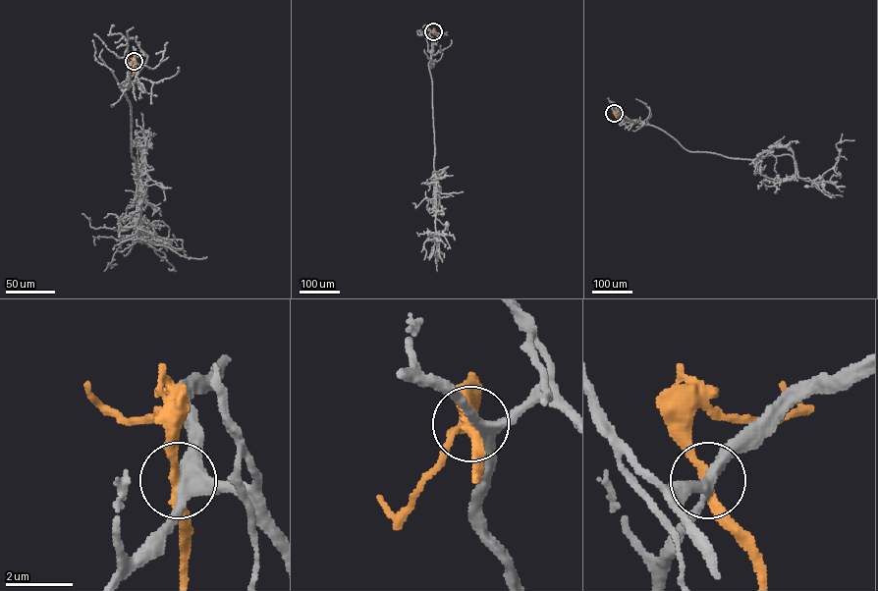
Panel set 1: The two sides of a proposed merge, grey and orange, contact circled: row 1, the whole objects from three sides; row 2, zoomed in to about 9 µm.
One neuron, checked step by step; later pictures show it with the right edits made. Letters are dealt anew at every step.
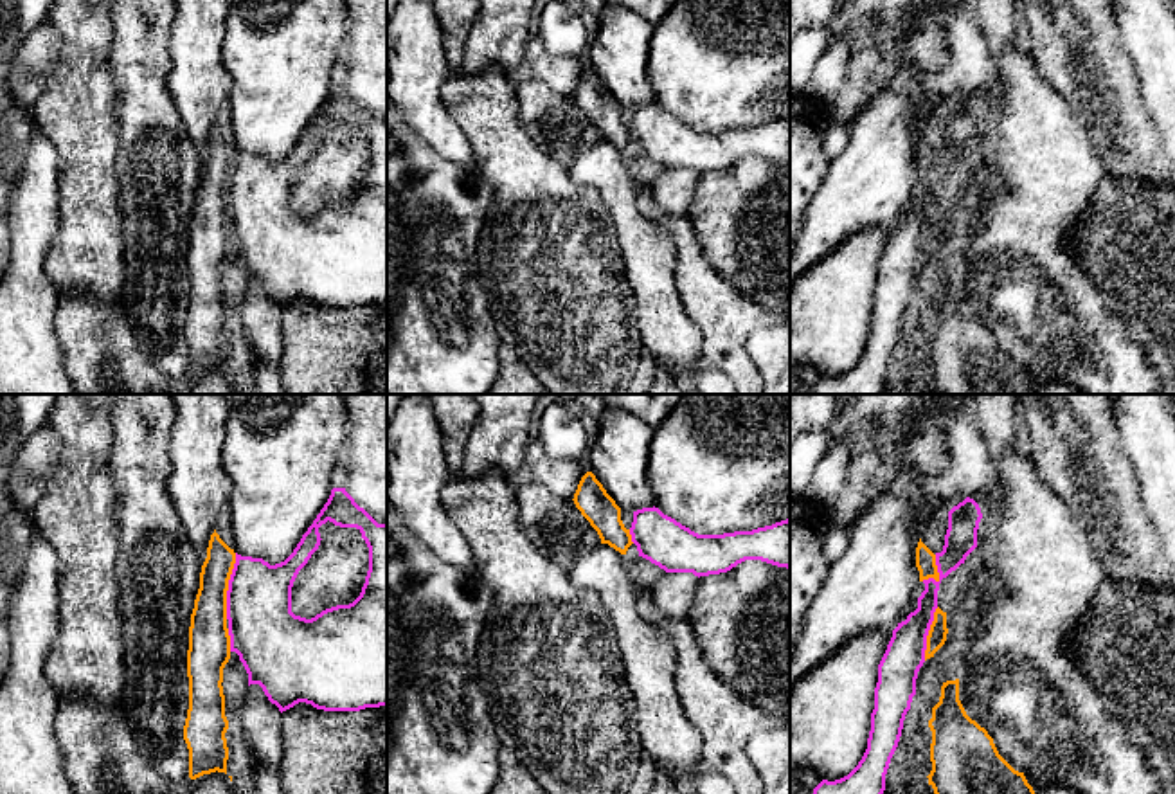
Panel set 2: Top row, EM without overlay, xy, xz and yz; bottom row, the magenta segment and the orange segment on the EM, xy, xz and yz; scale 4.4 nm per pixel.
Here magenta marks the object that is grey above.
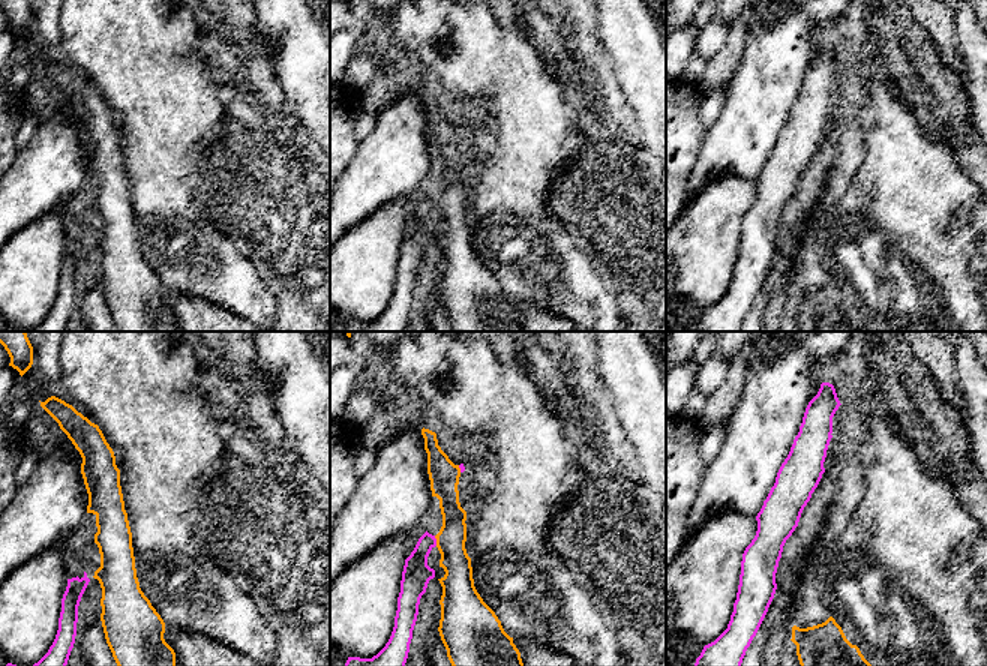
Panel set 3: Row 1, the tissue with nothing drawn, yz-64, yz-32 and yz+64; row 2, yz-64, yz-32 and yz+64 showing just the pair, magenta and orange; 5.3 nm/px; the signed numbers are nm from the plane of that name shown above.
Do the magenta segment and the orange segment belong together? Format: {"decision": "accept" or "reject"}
{"decision": "reject"}

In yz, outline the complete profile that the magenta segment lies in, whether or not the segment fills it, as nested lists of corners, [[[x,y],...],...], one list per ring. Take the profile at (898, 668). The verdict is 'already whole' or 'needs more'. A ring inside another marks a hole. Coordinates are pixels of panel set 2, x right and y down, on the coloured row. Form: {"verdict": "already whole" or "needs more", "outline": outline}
{"verdict": "already whole", "outline": [[[970,497],[948,511],[945,546],[941,553],[936,553],[939,580],[923,580],[925,591],[918,598],[918,609],[892,630],[878,664],[867,749],[848,776],[835,781],[822,780],[813,794],[883,794],[885,774],[916,695],[918,672],[925,663],[927,636],[937,609],[939,583],[964,564],[977,547],[981,519],[981,508]]]}

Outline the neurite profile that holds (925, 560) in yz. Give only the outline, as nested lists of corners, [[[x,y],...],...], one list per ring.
[[[921,538],[916,547],[916,567],[919,571],[919,582],[928,578],[939,582],[936,555],[921,542]]]

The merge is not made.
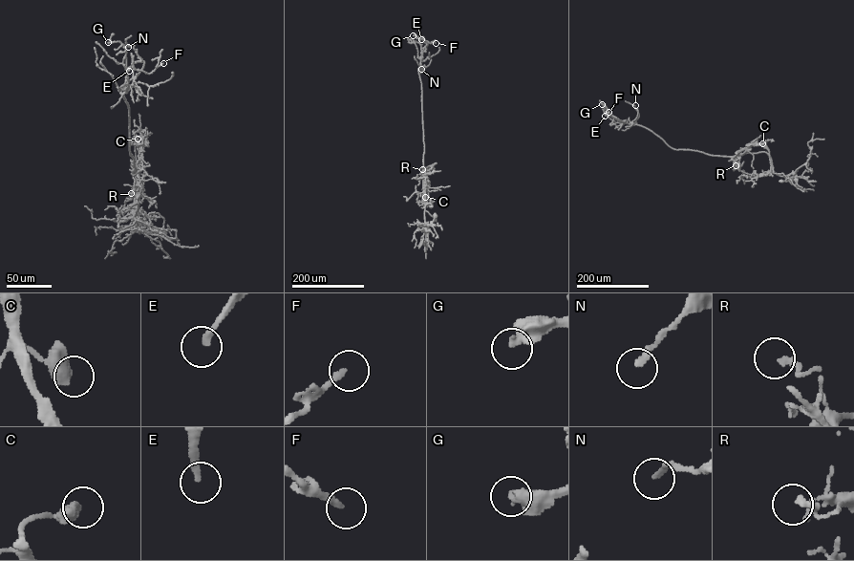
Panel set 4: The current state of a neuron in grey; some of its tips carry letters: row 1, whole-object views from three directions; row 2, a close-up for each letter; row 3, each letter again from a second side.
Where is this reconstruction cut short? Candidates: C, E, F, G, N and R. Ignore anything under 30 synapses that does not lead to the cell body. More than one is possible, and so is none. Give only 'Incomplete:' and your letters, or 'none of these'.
Incomplete: E, F, G

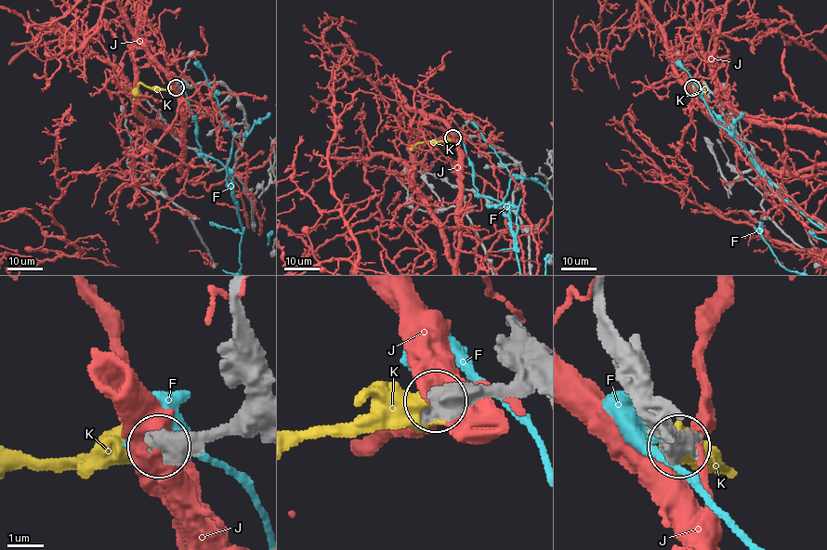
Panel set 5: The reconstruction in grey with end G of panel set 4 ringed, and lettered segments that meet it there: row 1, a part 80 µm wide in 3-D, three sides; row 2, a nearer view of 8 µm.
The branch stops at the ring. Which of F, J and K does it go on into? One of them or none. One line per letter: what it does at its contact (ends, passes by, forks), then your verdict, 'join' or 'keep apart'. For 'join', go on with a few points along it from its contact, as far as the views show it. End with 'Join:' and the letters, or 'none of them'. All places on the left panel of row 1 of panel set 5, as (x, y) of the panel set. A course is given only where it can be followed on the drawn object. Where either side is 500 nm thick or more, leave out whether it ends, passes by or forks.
F: keep apart
J: keep apart
K: join
Join: K

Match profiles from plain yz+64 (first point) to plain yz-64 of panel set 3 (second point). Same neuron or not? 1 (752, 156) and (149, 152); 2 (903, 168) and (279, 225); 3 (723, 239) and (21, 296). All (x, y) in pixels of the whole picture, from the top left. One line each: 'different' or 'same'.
1: different
2: different
3: same

